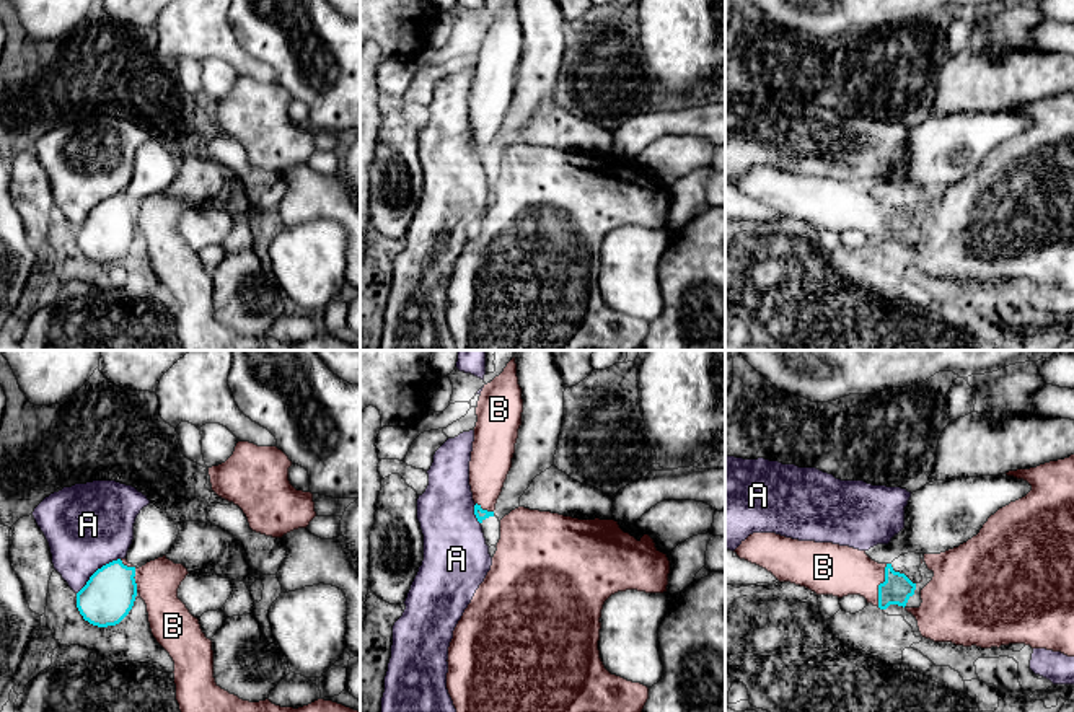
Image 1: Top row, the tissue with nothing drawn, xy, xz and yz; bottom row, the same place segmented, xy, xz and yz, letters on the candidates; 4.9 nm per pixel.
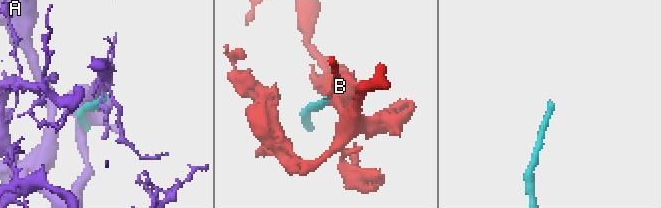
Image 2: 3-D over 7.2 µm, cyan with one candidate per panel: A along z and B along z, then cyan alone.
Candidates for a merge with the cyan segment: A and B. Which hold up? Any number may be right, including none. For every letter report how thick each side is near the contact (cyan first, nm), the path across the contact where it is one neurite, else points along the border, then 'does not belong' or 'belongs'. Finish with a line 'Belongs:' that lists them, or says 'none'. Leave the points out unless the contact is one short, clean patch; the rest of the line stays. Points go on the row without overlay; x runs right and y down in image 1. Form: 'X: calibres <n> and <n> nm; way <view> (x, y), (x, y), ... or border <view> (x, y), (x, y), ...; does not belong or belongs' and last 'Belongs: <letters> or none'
A: calibres 260 and 420 nm; does not belong
B: calibres 150 and 260 nm; belongs
Belongs: B

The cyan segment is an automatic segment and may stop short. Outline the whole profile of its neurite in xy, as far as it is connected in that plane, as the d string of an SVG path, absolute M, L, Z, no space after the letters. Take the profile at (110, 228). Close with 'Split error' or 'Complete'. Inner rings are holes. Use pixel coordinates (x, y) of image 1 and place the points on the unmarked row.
M121 194L98 204L77 228L77 243L85 256L98 262L119 259L137 231L135 202Z. Complete

